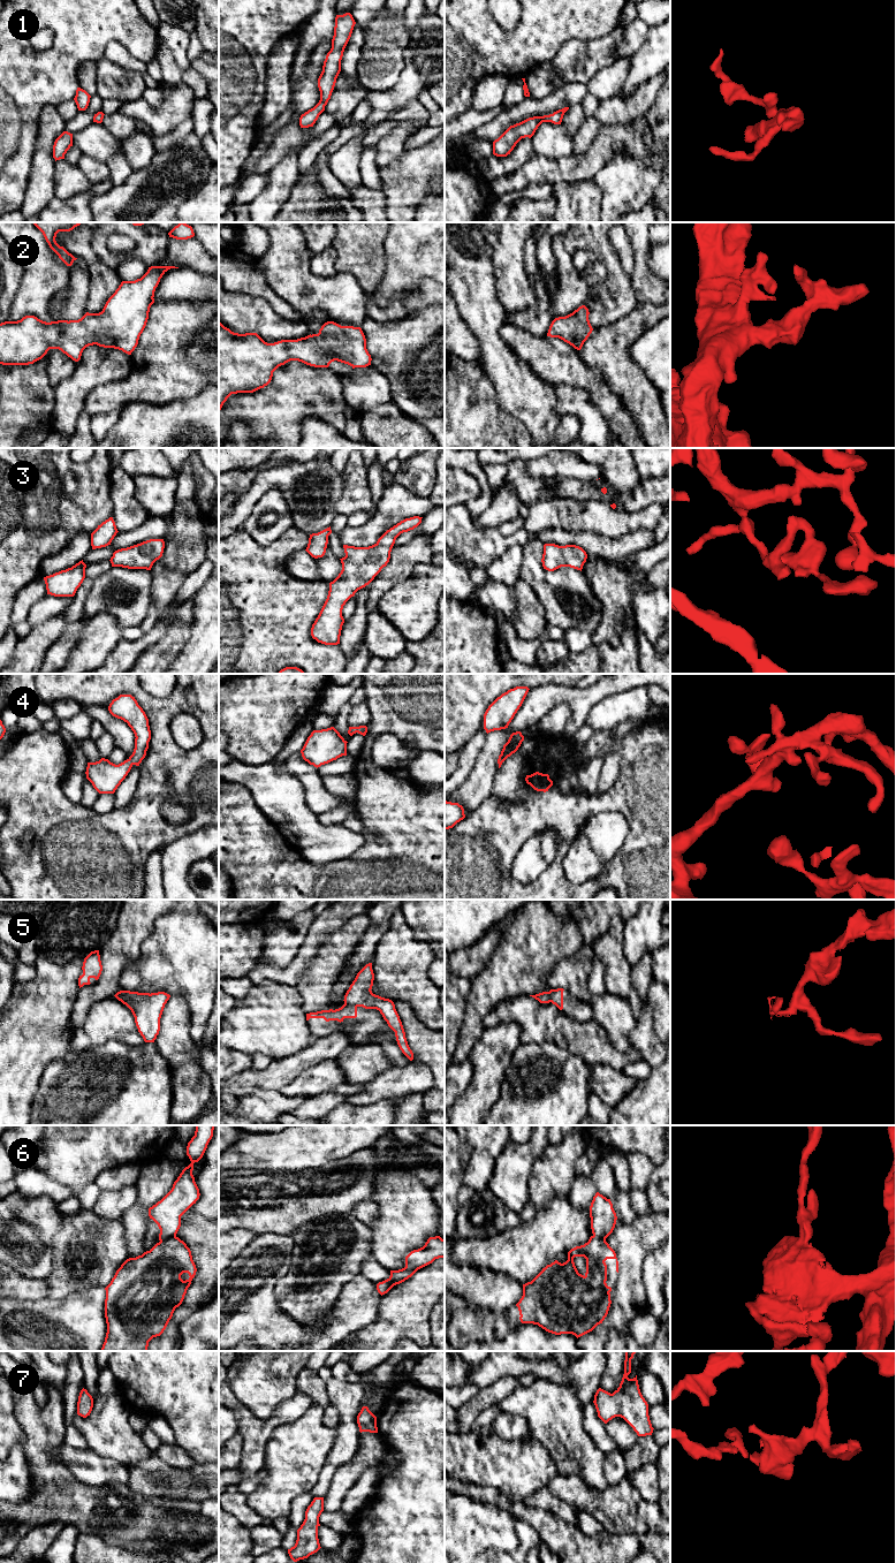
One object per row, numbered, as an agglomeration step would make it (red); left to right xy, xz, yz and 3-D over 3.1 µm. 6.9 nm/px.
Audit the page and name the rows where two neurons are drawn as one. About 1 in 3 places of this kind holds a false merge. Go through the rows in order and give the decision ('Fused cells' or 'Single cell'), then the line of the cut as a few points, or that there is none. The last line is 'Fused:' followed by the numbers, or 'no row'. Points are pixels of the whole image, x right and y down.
1: Single cell. No split
2: Single cell. No split
3: Single cell. No split
4: Single cell. No split
5: Fused cells. Split along xz (344, 1003), (356, 1007)
6: Fused cells. Split along xy (175, 1235), (160, 1241)
7: Single cell. No split
Fused: 5, 6

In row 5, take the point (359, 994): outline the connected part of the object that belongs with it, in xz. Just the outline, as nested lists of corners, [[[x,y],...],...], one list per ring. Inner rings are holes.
[[[369,963],[357,973],[355,980],[347,991],[343,1000],[344,1004],[379,1010],[388,1026],[395,1032],[400,1049],[412,1061],[413,1053],[408,1045],[405,1032],[395,1009],[395,1004],[392,1000],[372,993],[373,980],[374,973],[372,963]]]

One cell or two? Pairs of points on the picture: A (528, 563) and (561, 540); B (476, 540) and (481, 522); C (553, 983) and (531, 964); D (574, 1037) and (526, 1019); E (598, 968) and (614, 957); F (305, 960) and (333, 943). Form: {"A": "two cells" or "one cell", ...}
{"A": "two cells", "B": "two cells", "C": "two cells", "D": "one cell", "E": "two cells", "F": "two cells"}

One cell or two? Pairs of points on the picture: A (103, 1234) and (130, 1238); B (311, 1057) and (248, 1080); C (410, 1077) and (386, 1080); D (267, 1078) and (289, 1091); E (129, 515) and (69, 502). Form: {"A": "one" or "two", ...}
{"A": "two", "B": "one", "C": "one", "D": "two", "E": "two"}

